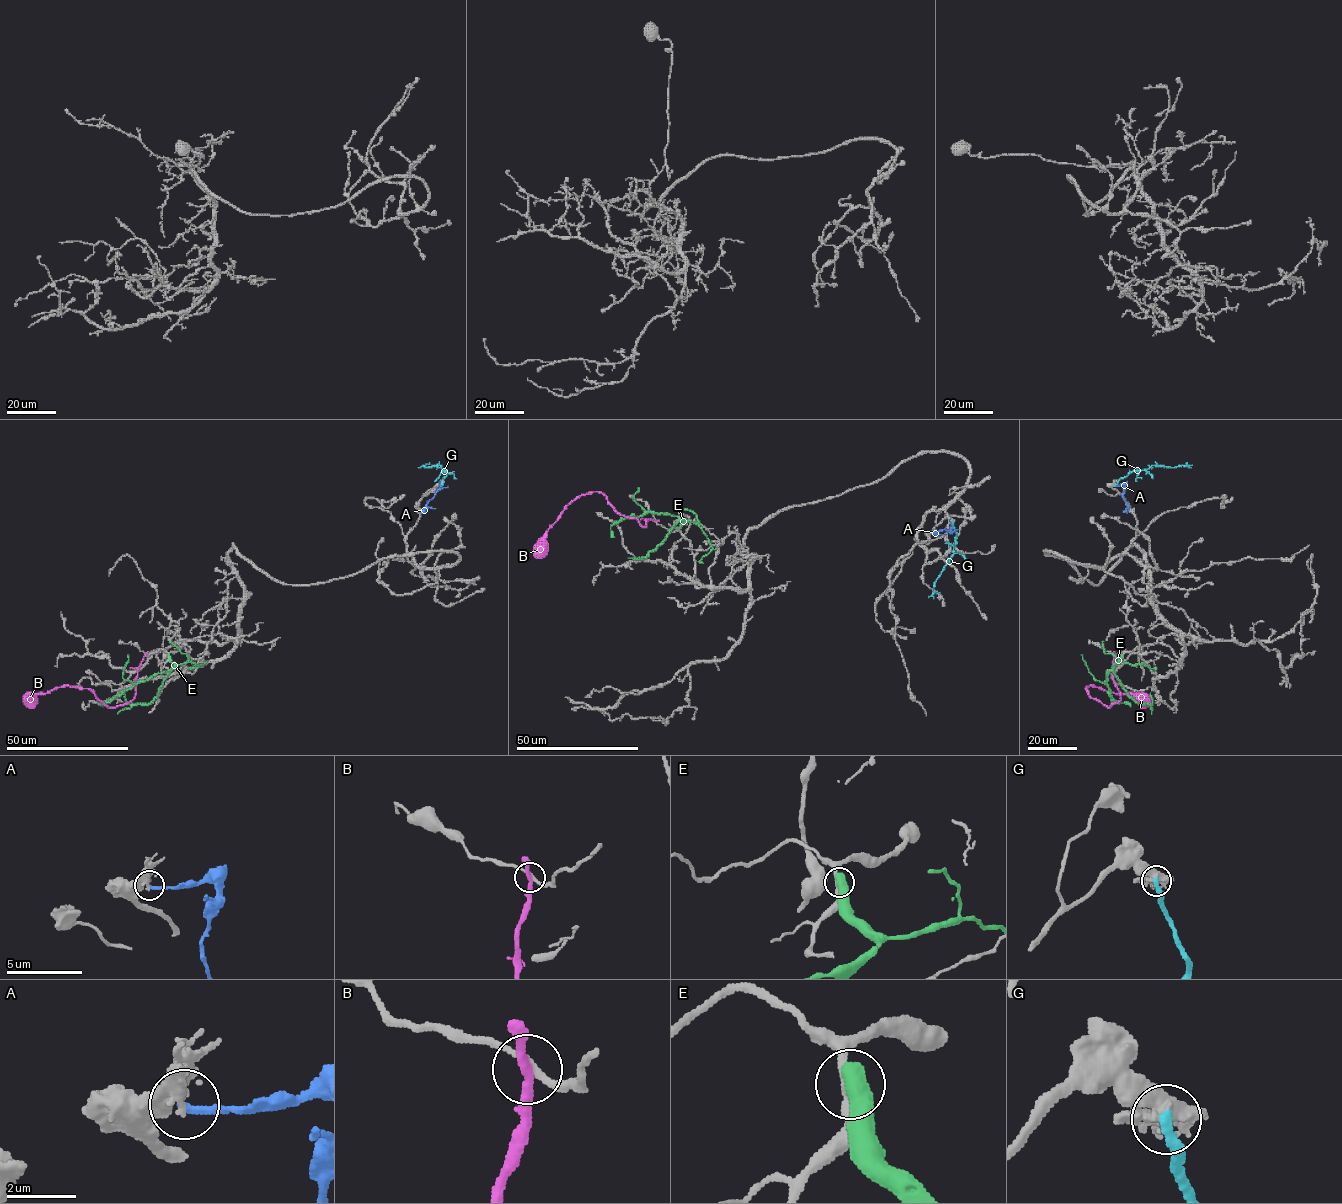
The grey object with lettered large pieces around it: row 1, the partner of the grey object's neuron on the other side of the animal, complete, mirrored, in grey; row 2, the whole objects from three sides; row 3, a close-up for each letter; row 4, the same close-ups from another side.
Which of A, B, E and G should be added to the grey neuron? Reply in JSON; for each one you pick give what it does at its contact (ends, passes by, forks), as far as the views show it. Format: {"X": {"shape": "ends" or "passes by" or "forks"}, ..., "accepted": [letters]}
{"accepted": []}

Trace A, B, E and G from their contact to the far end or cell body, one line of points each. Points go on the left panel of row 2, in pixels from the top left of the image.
A: (440, 485), (420, 513)
B: (145, 654), (138, 668), (135, 696), (124, 704), (108, 707), (87, 688), (66, 685), (31, 693), (25, 702)
E: (169, 656), (174, 665), (171, 669), (137, 682), (110, 702), (100, 702), (102, 706)
G: (441, 485), (446, 473), (439, 465), (418, 467)

